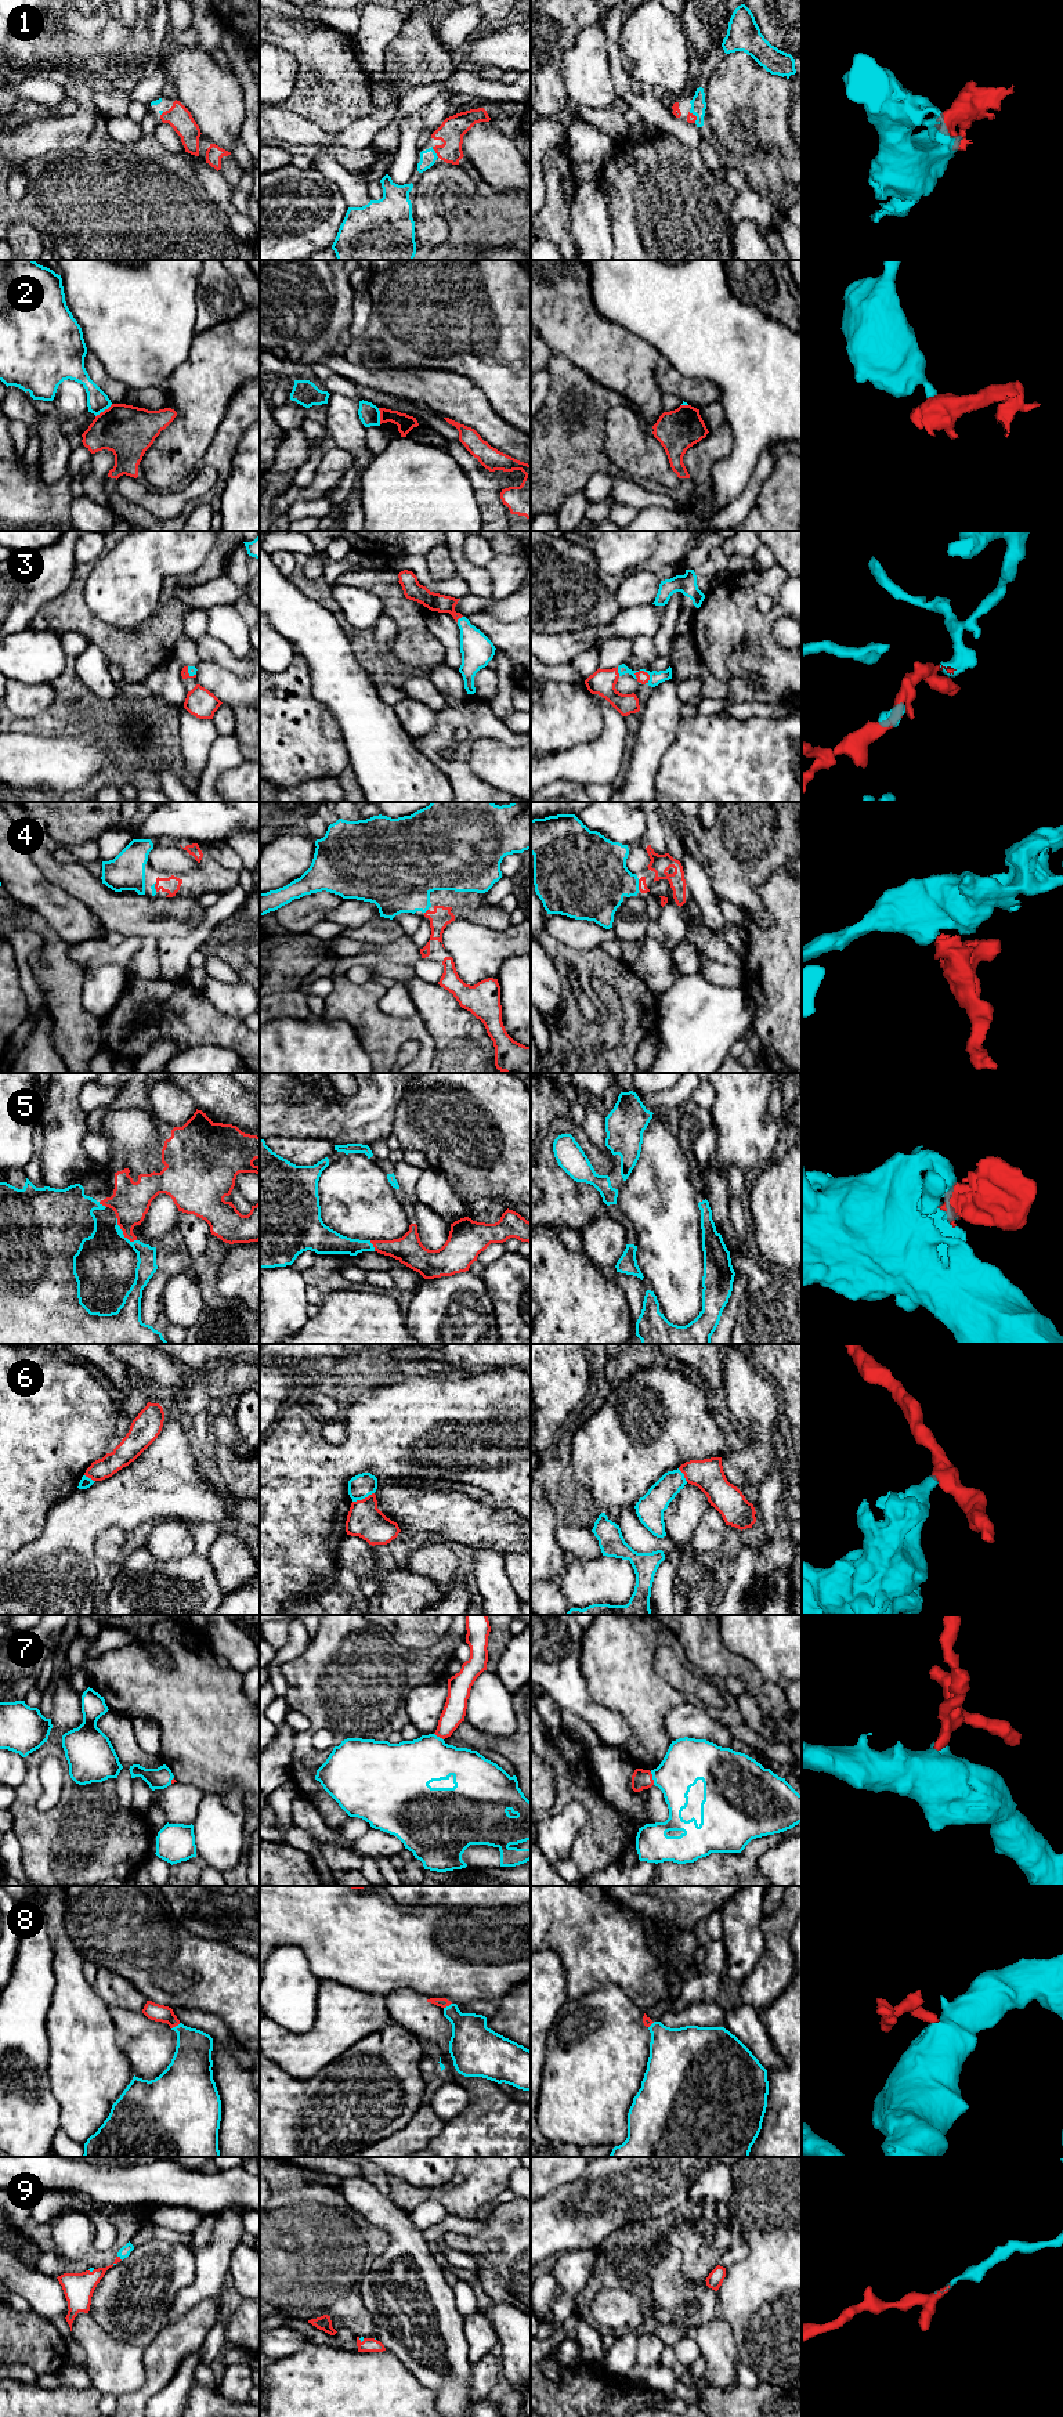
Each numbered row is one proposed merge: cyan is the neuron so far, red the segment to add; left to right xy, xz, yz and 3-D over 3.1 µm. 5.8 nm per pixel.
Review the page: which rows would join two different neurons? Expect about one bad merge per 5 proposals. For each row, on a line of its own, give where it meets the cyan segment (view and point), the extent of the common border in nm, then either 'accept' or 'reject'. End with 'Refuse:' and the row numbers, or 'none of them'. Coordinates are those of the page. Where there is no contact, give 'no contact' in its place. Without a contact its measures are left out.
1: contact xz (434, 152); length 80 nm; accept
2: contact xy (104, 409); length 130 nm; reject
3: contact yz (643, 669); length 110 nm; accept
4: contact yz (637, 885); length 60 nm; accept
5: contact xy (122, 1232); length 180 nm; accept
6: contact xz (362, 1498); length 140 nm; reject
7: contact yz (653, 1778); length 80 nm; accept
8: contact xy (176, 2026); length 70 nm; accept
9: contact xy (120, 2258); length 40 nm; accept
Refuse: 2, 6

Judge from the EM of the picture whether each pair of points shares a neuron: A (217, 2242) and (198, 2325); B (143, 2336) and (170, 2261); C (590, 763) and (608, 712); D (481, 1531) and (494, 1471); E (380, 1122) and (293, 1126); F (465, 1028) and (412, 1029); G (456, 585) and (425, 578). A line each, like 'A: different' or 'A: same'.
A: different
B: same
C: same
D: different
E: same
F: different
G: same

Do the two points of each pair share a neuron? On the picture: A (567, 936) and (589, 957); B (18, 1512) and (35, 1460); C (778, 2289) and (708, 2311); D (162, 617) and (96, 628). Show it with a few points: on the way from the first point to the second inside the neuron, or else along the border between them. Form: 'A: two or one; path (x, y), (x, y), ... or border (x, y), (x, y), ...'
A: two; border (552, 936), (574, 950), (599, 947)
B: one; path (18, 1499), (18, 1477), (22, 1473)
C: two; border (715, 2291), (719, 2315)
D: one; path (145, 633), (141, 638), (112, 638)

